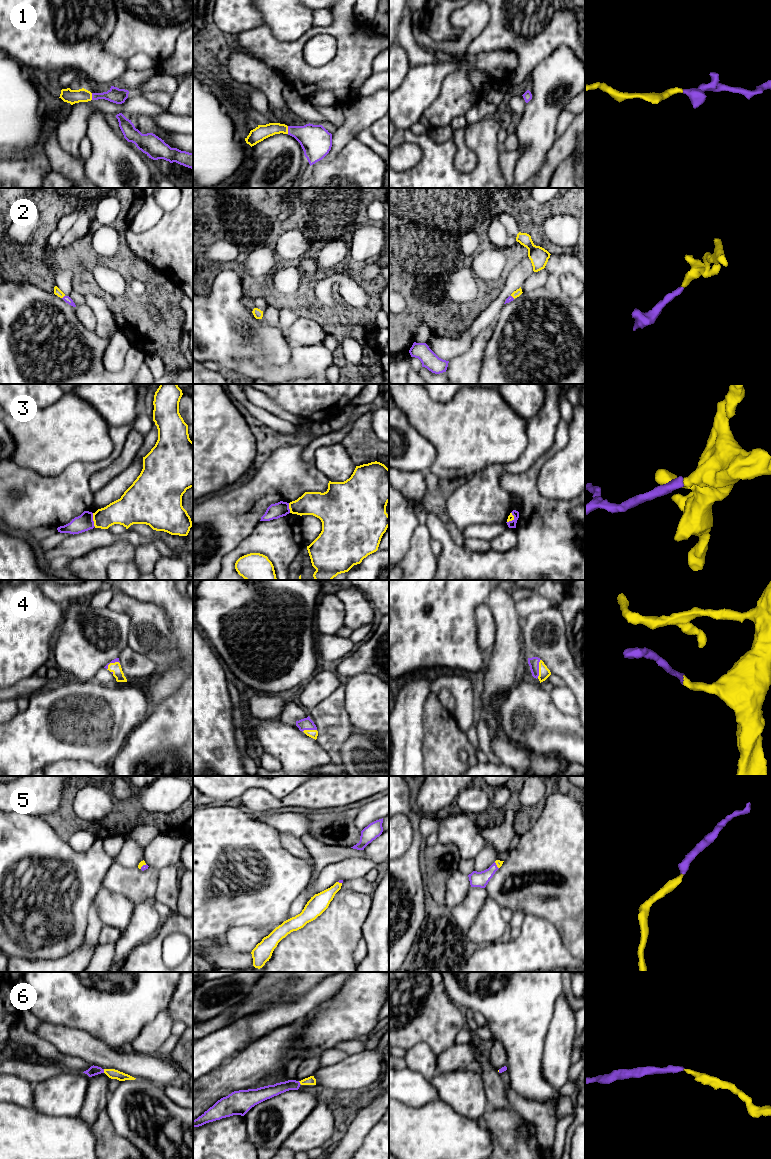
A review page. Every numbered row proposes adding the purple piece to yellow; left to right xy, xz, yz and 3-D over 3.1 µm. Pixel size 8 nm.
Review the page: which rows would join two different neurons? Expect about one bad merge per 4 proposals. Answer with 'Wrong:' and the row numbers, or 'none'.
Wrong: 3

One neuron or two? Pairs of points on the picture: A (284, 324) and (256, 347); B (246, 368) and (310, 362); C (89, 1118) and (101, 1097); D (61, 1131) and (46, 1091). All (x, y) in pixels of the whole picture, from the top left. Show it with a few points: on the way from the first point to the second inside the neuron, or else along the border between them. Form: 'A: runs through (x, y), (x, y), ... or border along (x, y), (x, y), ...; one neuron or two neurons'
A: border along (278, 326), (284, 339), (291, 346); two neurons
B: runs through (262, 372), (288, 372), (294, 369); one neuron
C: runs through (89, 1113), (96, 1102); one neuron
D: border along (33, 1107), (40, 1112), (50, 1115), (76, 1117); two neurons

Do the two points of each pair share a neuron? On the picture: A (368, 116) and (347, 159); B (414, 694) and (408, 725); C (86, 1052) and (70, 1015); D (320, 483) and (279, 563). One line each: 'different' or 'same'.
A: different
B: same
C: different
D: different

